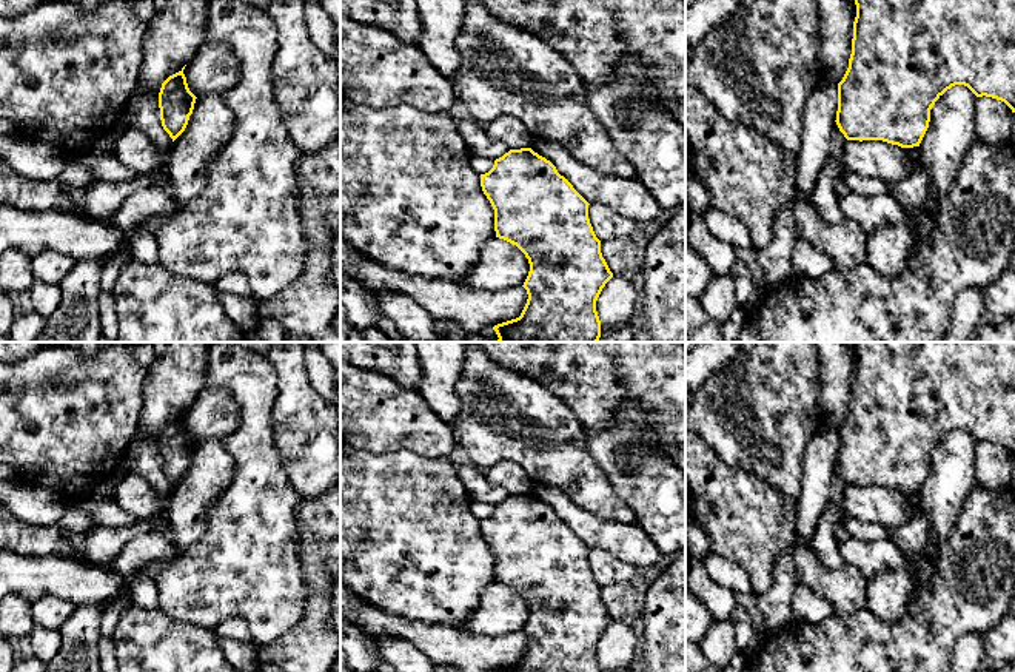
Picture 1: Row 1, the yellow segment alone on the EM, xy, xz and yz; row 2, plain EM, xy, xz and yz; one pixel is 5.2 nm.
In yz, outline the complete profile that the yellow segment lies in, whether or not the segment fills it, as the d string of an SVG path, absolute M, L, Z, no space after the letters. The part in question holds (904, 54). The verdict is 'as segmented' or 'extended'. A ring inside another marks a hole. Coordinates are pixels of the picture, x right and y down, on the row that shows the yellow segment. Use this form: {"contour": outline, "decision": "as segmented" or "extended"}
{"contour": "M855 0L852 54L849 68L838 83L836 125L847 140L883 140L901 148L920 146L930 122L935 102L952 86L964 85L976 97L1004 102L1015 113L1015 0Z", "decision": "as segmented"}

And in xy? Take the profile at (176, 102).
{"contour": "M183 69L169 76L159 92L162 126L173 142L185 131L197 99L188 88Z", "decision": "as segmented"}

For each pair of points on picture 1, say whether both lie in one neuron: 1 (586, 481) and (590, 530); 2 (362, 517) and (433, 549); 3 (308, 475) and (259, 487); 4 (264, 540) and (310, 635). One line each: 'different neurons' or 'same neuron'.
1: different neurons
2: same neuron
3: different neurons
4: different neurons

